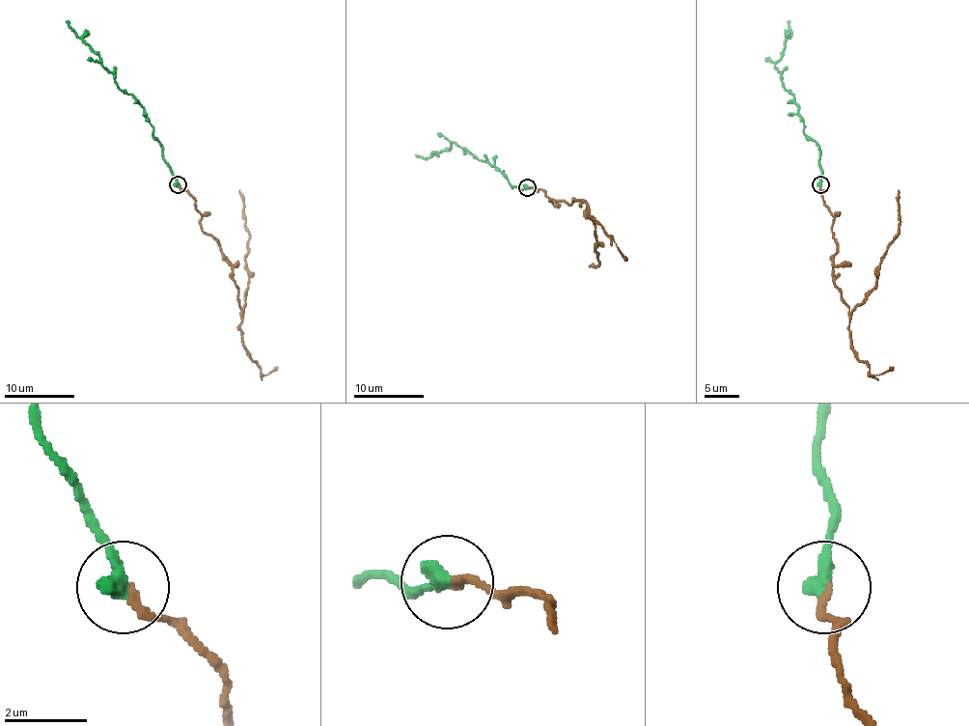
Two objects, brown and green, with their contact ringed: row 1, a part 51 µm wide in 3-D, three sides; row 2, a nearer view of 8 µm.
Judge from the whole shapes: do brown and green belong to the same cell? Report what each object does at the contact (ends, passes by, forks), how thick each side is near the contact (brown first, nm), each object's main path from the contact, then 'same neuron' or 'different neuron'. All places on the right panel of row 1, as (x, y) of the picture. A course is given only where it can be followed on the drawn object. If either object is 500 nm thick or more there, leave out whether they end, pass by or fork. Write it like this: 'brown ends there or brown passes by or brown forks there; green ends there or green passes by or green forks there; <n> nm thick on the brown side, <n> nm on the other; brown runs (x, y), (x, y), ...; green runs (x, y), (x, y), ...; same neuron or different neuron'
brown ends there; green ends there; 190 nm thick on the brown side, 440 nm on the other; brown runs (819, 185), (821, 197), (834, 218), (834, 283), (851, 309), (875, 285), (881, 257), (899, 229), (899, 190); green runs (819, 185), (819, 147), (804, 132), (793, 96), (783, 85), (774, 64), (790, 36), (789, 20); same neuron

